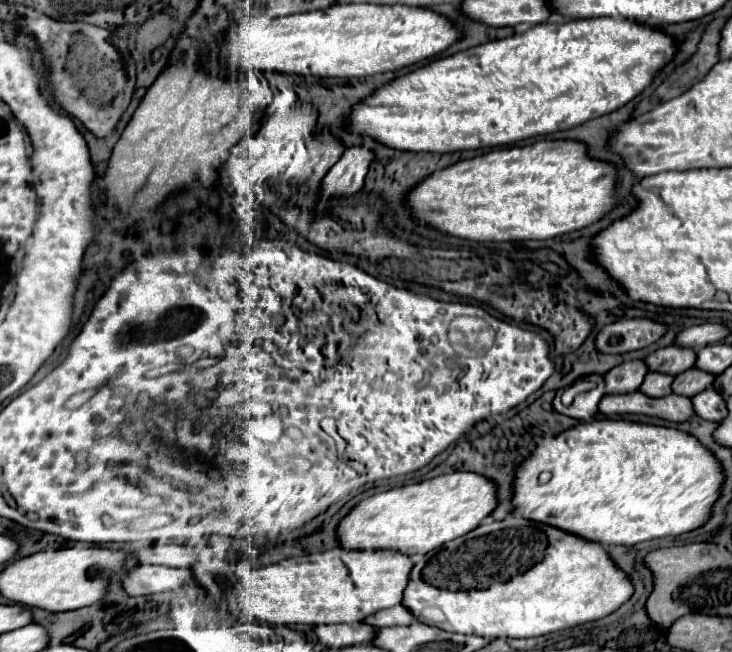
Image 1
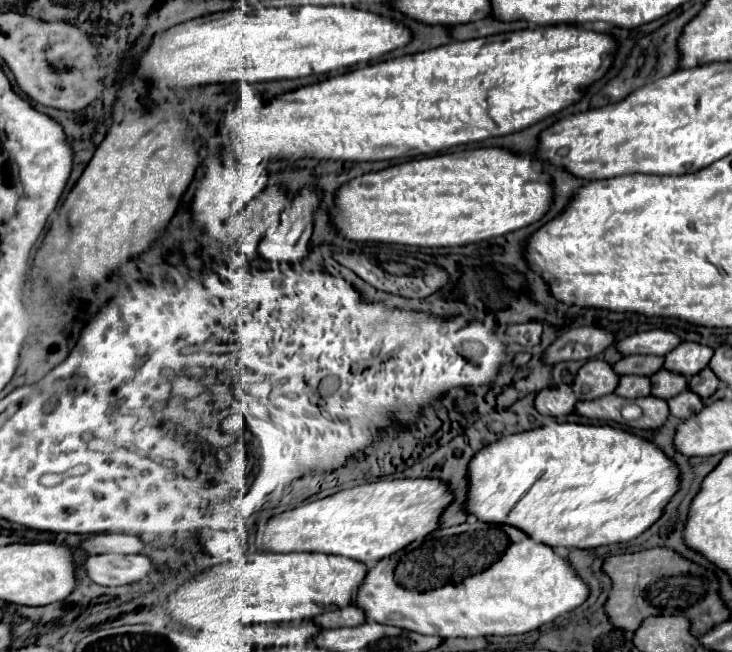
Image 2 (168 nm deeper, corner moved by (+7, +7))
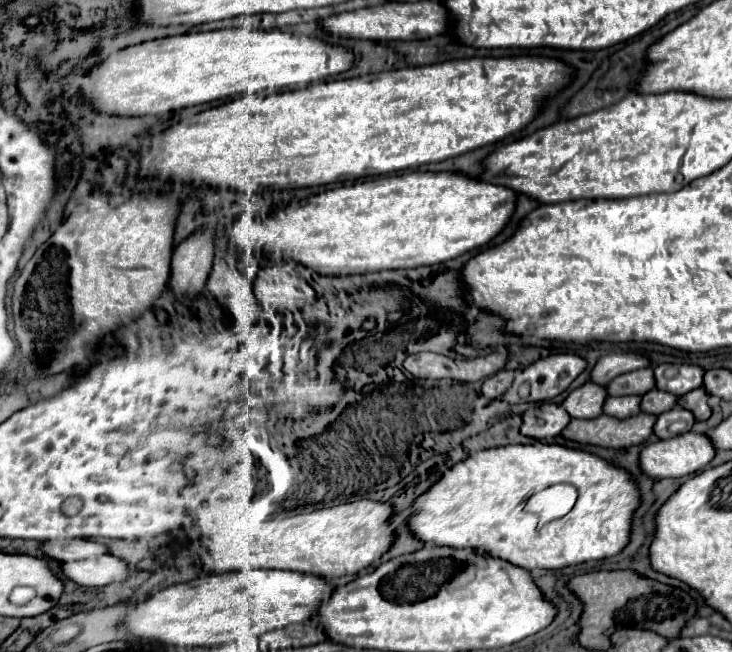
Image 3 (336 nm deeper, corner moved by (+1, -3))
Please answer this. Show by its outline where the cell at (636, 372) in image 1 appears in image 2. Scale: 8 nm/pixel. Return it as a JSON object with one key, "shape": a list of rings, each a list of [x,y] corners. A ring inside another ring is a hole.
{"shape":[[[588,360],[574,376],[572,388],[578,396],[578,400],[594,400],[594,398],[612,394],[616,390],[618,380],[620,378],[616,376],[616,372],[612,372],[610,364],[606,364],[602,360]],[[584,386],[590,388],[588,394],[582,392]]]}

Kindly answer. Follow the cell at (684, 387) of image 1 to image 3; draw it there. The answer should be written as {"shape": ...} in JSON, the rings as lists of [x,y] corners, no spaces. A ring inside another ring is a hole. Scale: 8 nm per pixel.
{"shape":[[[654,388],[642,398],[642,410],[648,414],[662,414],[662,412],[668,412],[670,408],[674,408],[676,402],[678,402],[678,398],[674,394],[666,394],[666,392]]]}

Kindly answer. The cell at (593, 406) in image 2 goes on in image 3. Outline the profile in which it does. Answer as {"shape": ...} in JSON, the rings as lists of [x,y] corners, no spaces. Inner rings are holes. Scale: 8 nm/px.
{"shape":[[[640,412],[630,418],[614,418],[602,414],[592,420],[574,418],[564,430],[562,436],[580,444],[596,444],[604,448],[630,448],[644,444],[654,434],[656,414]]]}

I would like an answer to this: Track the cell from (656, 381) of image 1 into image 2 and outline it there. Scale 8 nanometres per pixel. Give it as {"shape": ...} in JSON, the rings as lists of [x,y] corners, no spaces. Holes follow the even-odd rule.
{"shape":[[[622,376],[614,390],[622,398],[644,398],[650,396],[650,380],[646,376]]]}

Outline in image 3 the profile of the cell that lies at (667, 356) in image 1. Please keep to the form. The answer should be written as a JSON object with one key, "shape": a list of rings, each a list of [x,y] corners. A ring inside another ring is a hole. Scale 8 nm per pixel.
{"shape":[[[642,368],[634,372],[626,372],[616,376],[608,386],[610,396],[628,396],[628,394],[638,394],[644,396],[648,390],[654,390],[654,370],[652,368]]]}

